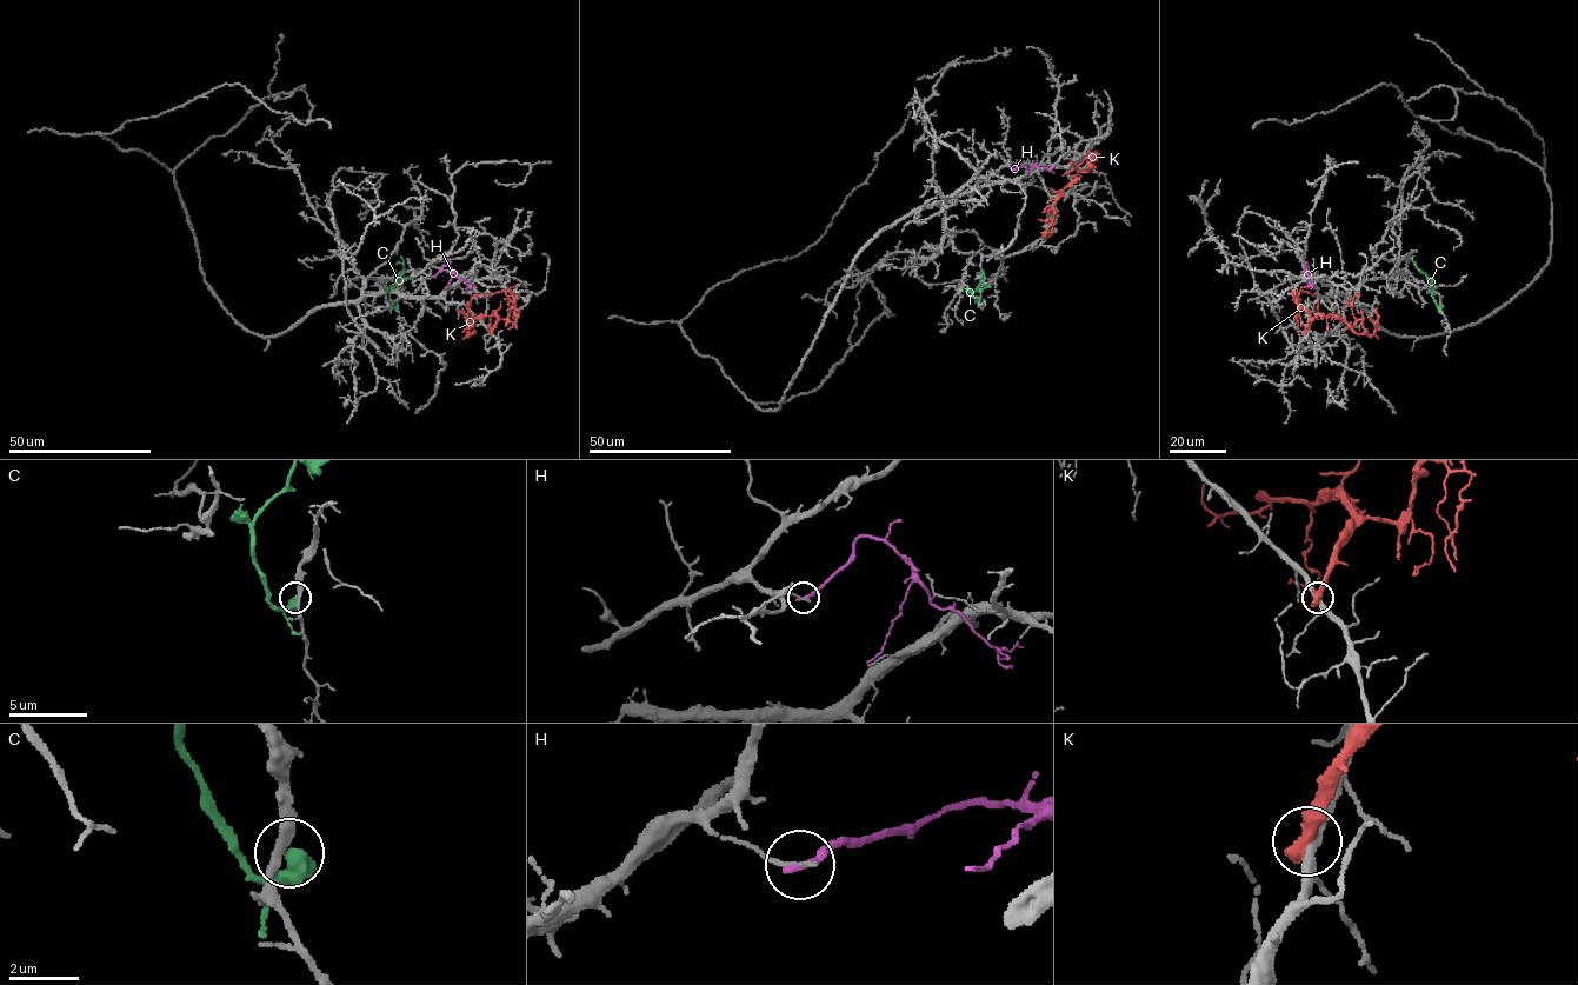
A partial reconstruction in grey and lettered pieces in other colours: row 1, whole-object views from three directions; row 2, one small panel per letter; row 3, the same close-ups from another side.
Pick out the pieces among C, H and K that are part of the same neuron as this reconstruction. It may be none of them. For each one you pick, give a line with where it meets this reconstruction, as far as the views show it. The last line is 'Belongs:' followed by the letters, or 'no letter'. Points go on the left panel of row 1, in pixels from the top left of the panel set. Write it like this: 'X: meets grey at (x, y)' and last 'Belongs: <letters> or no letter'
Belongs: no letter

